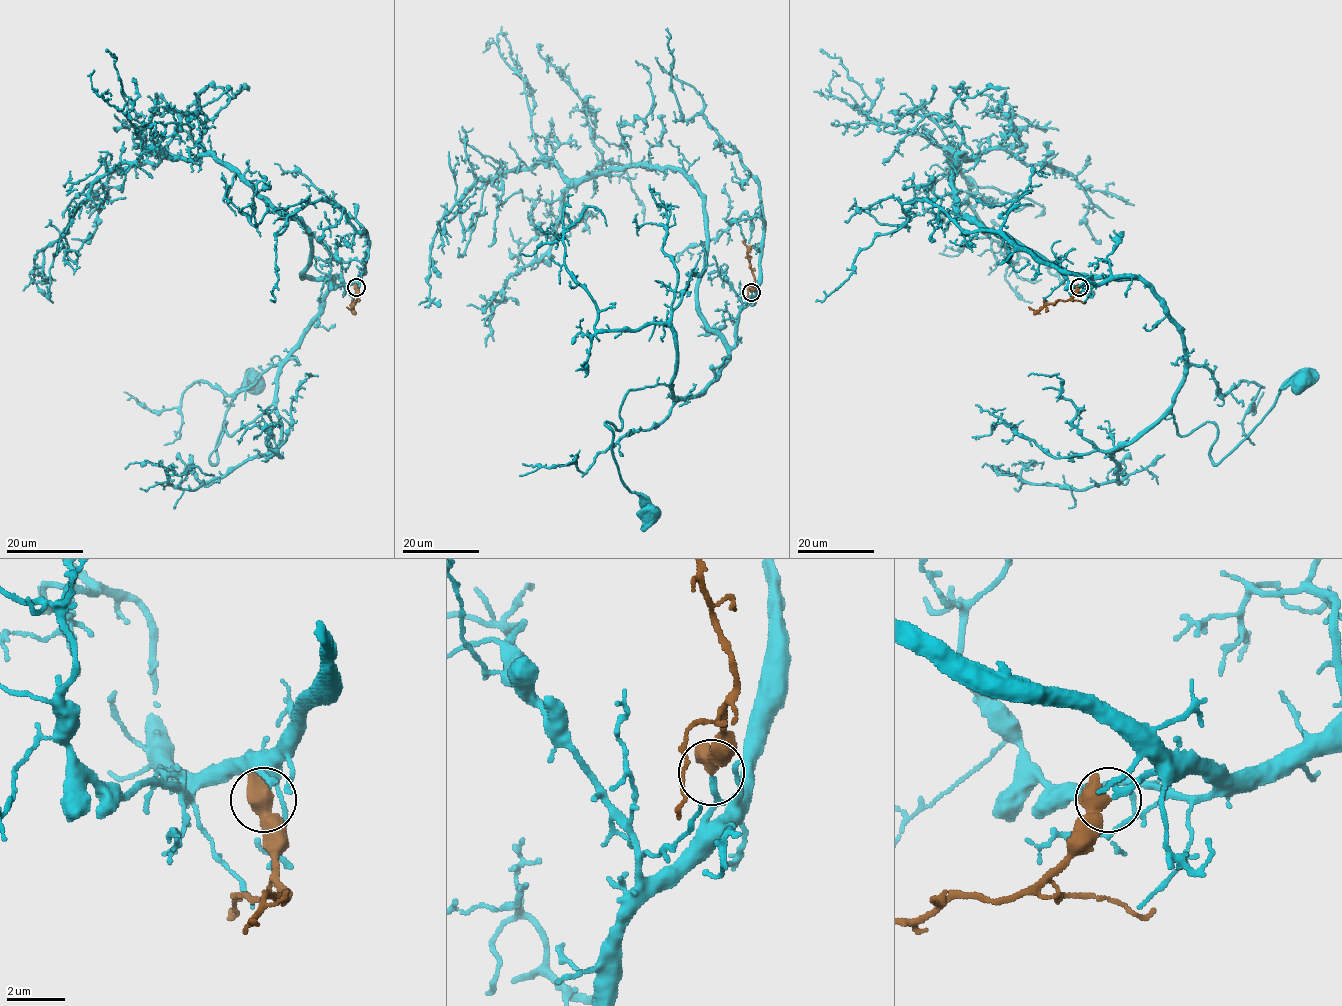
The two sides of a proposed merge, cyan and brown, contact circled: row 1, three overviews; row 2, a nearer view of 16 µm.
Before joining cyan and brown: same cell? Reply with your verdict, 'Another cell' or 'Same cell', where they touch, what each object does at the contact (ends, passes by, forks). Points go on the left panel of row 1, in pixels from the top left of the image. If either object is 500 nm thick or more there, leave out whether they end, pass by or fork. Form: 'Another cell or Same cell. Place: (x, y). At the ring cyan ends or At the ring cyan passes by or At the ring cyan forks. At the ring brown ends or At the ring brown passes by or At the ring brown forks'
Same cell. Place: (356, 287)

